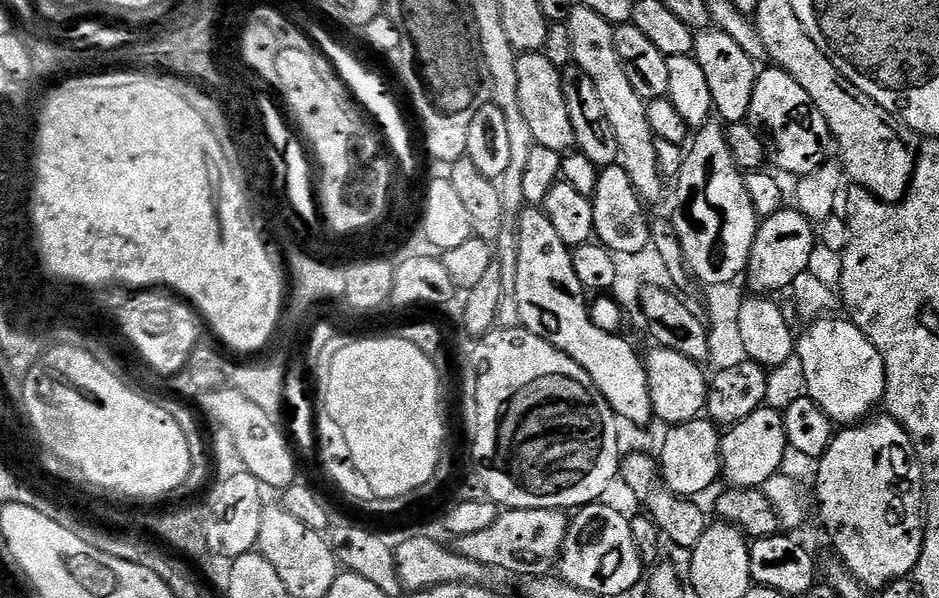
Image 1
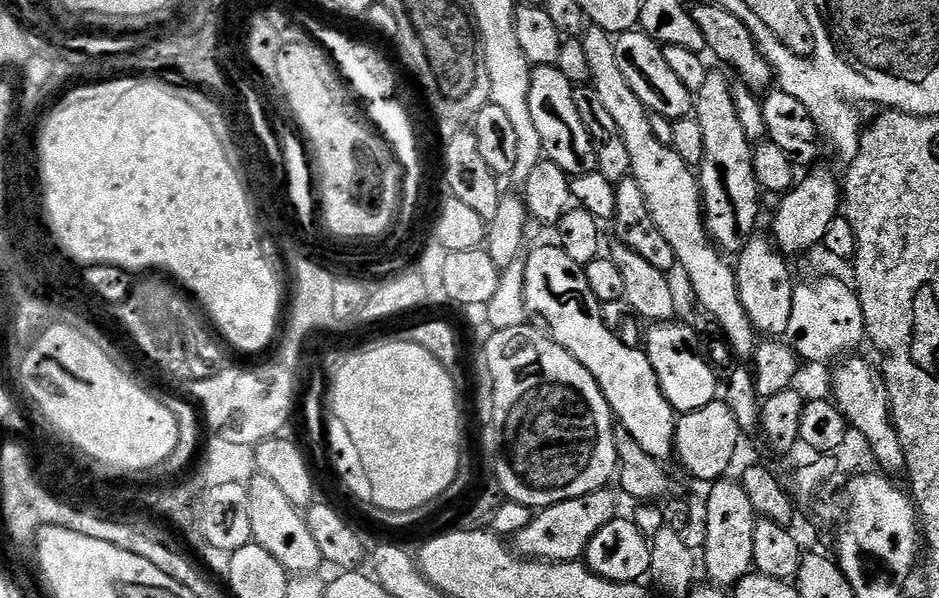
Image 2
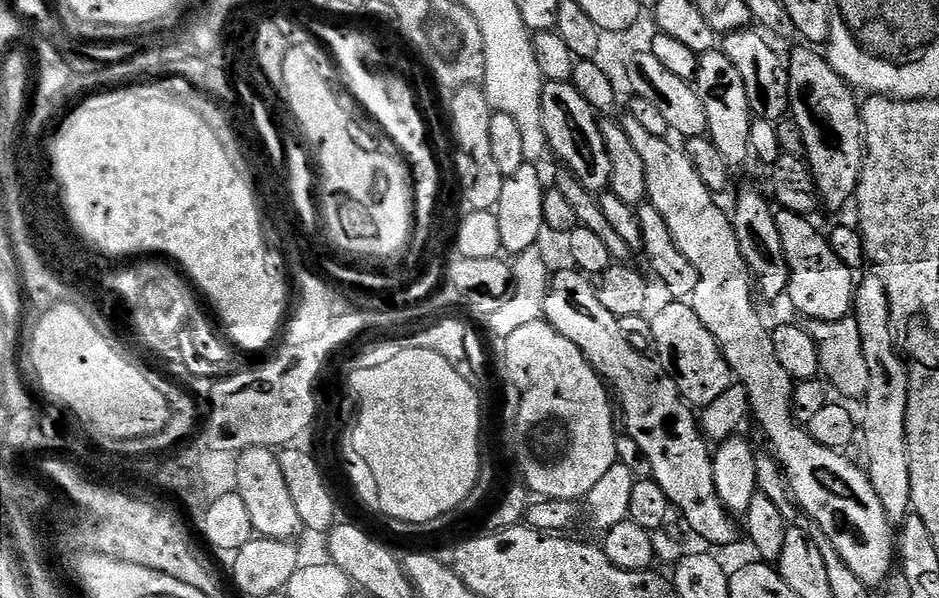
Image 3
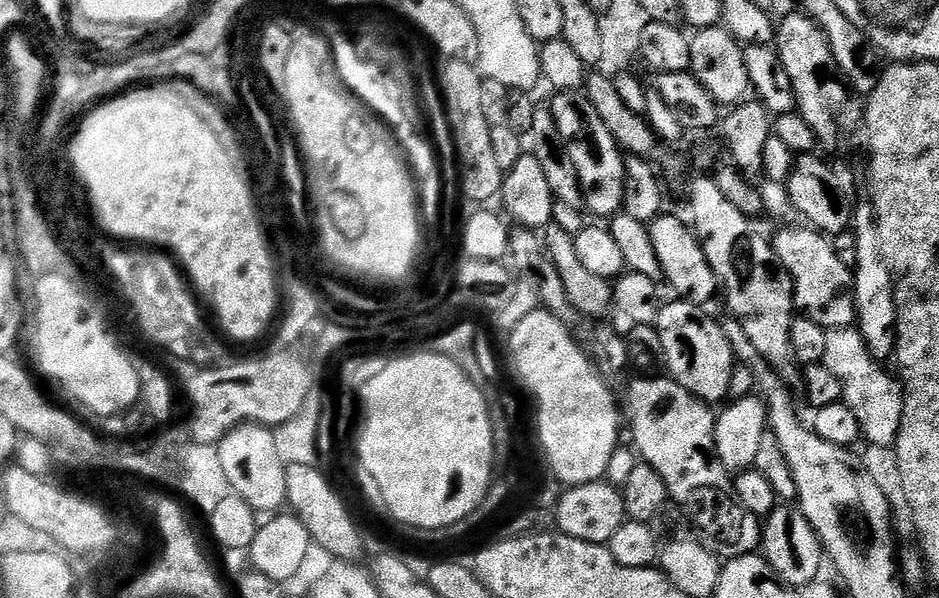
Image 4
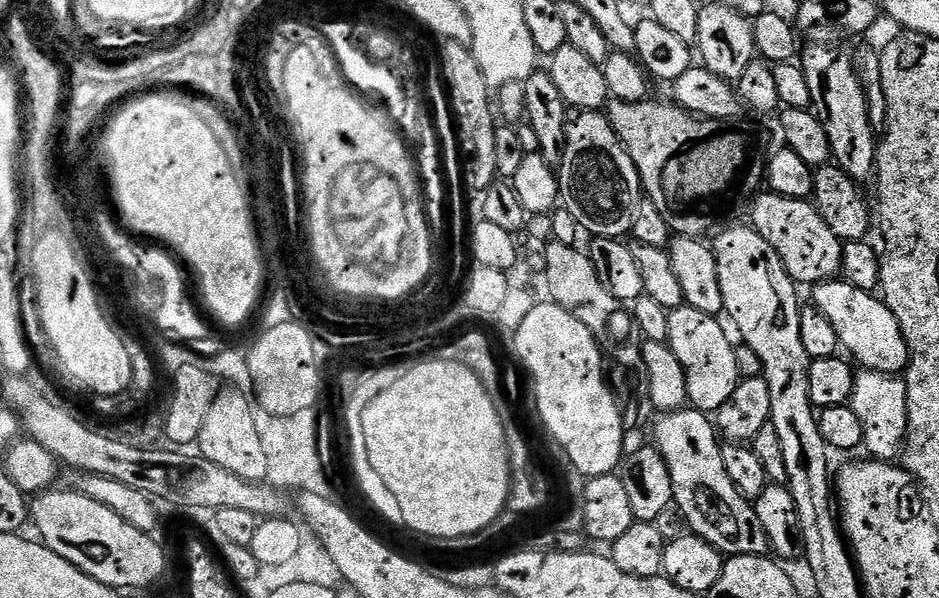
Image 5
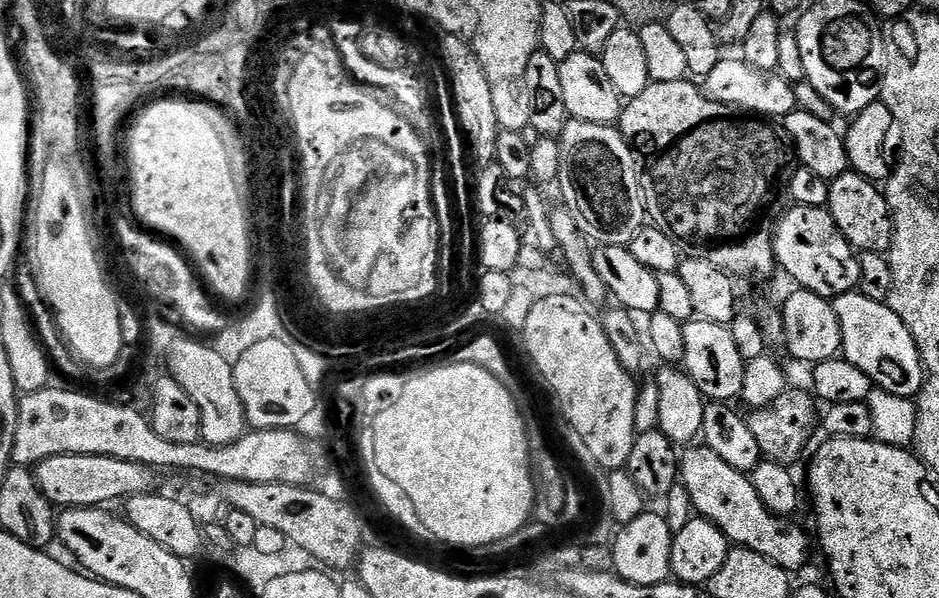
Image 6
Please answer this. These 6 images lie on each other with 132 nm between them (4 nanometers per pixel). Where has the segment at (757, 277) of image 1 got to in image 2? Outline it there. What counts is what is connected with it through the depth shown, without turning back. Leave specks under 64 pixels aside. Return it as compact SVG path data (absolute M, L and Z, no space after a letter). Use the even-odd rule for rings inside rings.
M816 166L808 177L801 179L792 191L783 197L781 206L774 212L776 221L772 224L771 235L774 243L785 257L793 258L799 252L808 252L812 247L823 245L826 230L830 230L830 222L838 219L842 208L842 184L835 180L826 169Z

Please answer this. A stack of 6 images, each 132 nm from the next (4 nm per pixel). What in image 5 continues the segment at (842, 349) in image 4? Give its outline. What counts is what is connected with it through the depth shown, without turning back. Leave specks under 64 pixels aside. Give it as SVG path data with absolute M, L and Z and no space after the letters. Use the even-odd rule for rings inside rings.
M857 371L850 406L854 414L858 414L858 422L862 422L863 451L877 460L895 461L903 453L904 441L908 439L907 379L890 372Z

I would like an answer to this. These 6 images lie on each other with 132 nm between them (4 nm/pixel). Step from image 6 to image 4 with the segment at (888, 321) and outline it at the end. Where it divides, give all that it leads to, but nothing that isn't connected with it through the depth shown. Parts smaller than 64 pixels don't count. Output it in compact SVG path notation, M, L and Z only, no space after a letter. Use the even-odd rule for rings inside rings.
M800 226L804 228L784 228L776 237L771 237L771 245L773 250L776 252L778 259L784 264L786 270L793 278L793 298L795 300L795 311L802 314L803 319L813 320L815 324L821 324L825 330L831 330L834 328L846 328L849 327L856 319L856 310L852 307L852 273L853 269L842 266L842 262L838 258L838 254L834 254L832 245L830 243L829 237L813 230L808 226Z

